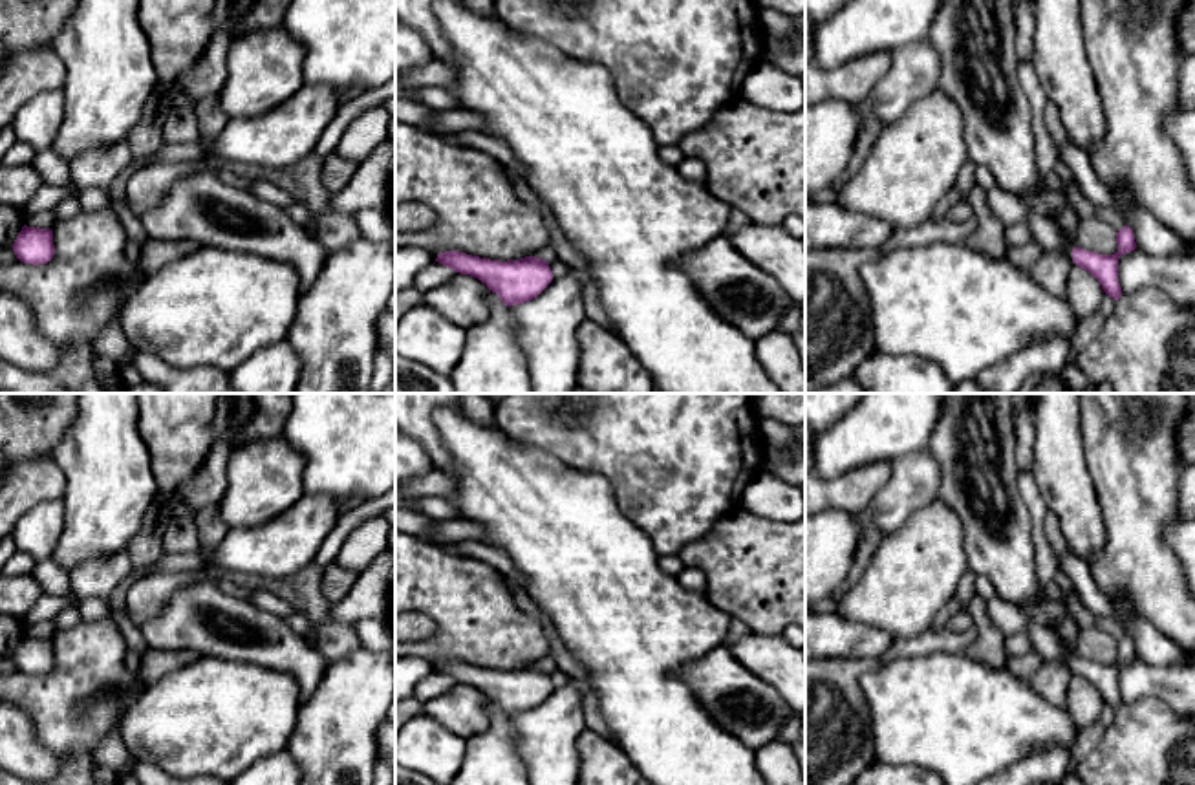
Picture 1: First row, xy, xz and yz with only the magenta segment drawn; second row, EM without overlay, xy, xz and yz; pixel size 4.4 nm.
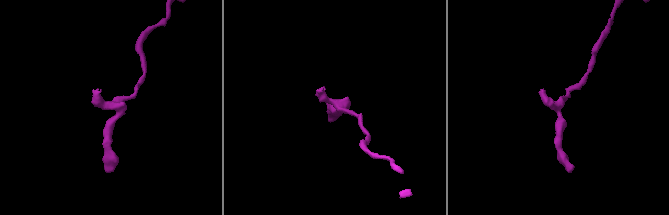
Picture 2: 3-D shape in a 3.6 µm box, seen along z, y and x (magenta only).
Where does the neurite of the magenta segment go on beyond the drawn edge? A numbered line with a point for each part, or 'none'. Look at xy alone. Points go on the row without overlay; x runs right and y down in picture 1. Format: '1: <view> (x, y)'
none

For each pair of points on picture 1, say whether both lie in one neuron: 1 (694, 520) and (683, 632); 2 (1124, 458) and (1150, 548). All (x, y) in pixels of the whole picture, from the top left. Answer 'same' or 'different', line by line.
1: different
2: same

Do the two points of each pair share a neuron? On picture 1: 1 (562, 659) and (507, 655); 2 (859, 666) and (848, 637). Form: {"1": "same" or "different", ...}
{"1": "different", "2": "different"}

